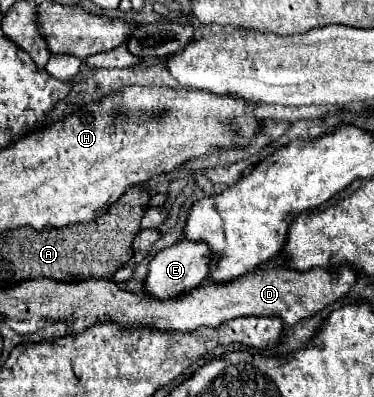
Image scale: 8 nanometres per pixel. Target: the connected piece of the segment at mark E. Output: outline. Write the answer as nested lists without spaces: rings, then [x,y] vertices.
[[[184,239],[168,249],[162,249],[150,261],[150,271],[146,277],[144,291],[150,291],[154,297],[168,299],[168,297],[176,297],[182,291],[196,289],[198,285],[204,283],[206,277],[210,277],[210,263],[212,263],[212,253],[204,241],[186,241]]]

